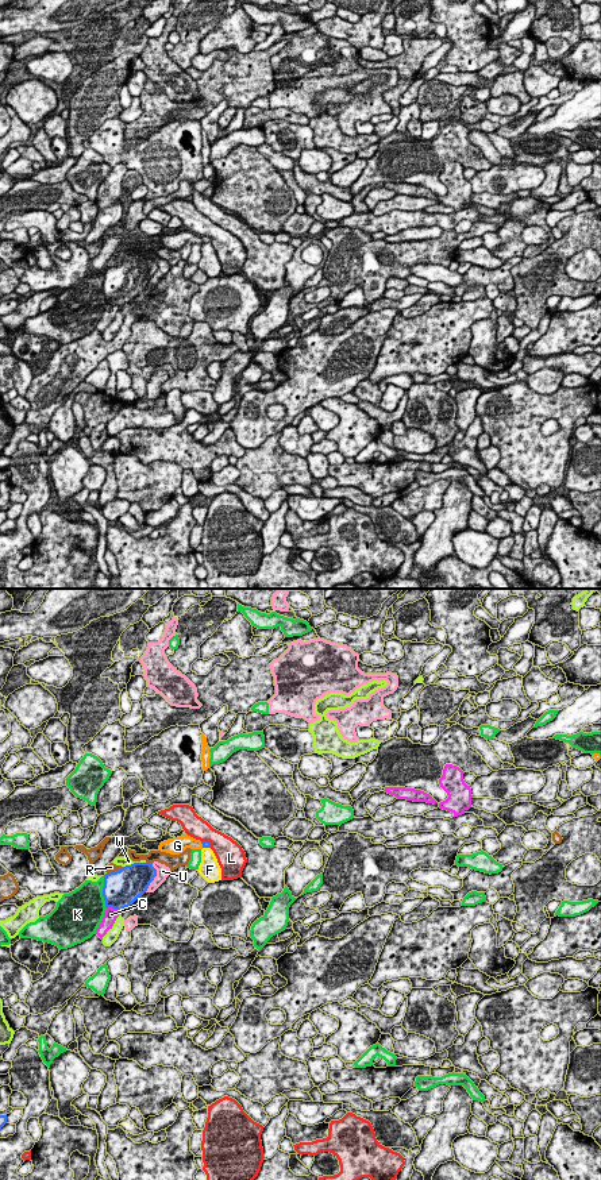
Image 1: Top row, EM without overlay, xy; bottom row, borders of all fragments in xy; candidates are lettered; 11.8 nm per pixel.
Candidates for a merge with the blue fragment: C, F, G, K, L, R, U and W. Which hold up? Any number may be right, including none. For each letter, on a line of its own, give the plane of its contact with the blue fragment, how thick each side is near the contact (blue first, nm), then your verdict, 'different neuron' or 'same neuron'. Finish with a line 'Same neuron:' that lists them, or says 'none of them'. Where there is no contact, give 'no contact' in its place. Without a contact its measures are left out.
C: contact in xy; calibres 420 and 160 nm; different neuron
F: contact in xy; calibres 100 and 240 nm; different neuron
G: contact in xy; calibres 100 and 160 nm; different neuron
K: contact in xy; calibres 440 and 440 nm; different neuron
L: contact in xy; calibres 100 and 300 nm; different neuron
R: contact in xy; calibres 440 and 100 nm; different neuron
U: contact in xy; calibres 380 and 160 nm; different neuron
W: contact in xy; calibres 420 and 120 nm; different neuron
Same neuron: none of them

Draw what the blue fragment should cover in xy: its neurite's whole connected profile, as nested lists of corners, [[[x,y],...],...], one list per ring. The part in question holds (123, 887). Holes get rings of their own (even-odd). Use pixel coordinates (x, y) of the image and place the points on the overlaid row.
[[[134,863],[104,875],[103,896],[105,907],[119,913],[142,896],[157,876],[151,863]]]

